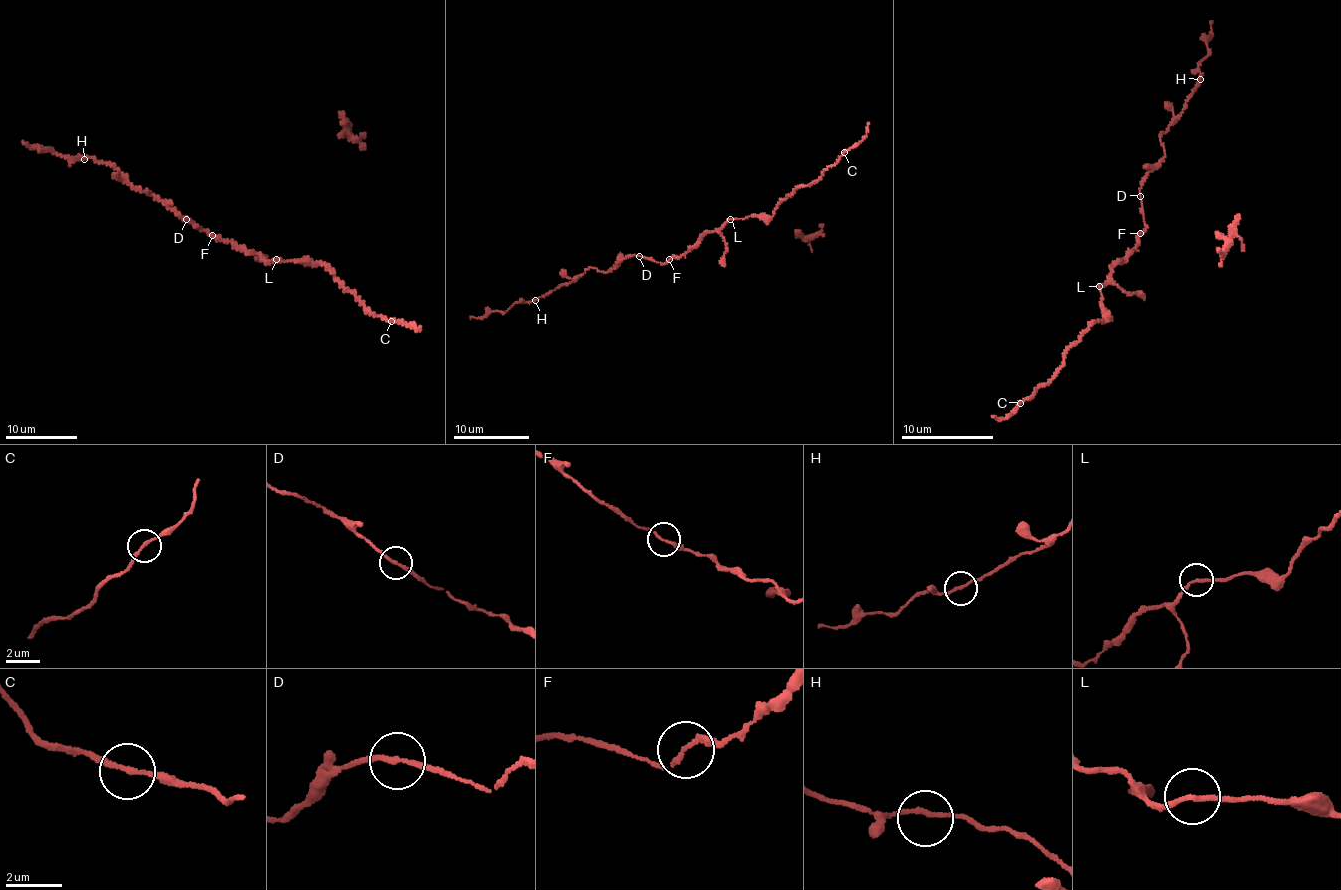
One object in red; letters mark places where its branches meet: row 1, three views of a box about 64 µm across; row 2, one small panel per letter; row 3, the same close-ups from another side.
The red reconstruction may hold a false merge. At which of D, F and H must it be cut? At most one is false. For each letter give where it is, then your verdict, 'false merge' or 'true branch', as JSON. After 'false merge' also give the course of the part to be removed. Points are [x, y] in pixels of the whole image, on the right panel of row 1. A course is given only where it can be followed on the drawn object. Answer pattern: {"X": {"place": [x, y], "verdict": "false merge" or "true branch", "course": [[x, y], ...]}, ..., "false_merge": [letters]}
{"D": {"place": [1140, 196], "verdict": "true branch"}, "F": {"place": [1140, 233], "verdict": "true branch"}, "H": {"place": [1200, 79], "verdict": "true branch"}, "false_merge": []}

